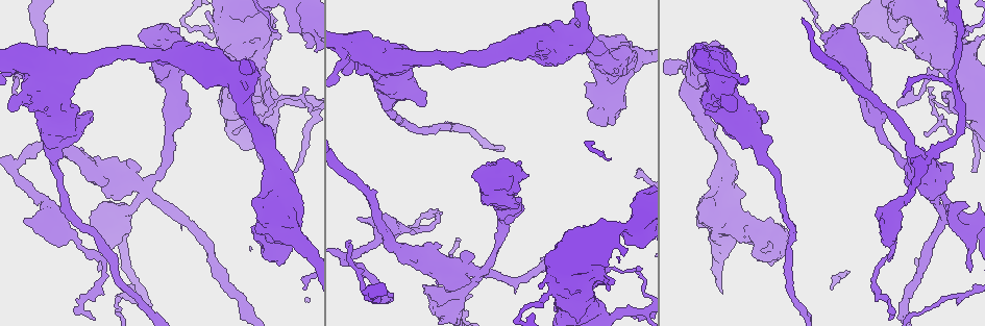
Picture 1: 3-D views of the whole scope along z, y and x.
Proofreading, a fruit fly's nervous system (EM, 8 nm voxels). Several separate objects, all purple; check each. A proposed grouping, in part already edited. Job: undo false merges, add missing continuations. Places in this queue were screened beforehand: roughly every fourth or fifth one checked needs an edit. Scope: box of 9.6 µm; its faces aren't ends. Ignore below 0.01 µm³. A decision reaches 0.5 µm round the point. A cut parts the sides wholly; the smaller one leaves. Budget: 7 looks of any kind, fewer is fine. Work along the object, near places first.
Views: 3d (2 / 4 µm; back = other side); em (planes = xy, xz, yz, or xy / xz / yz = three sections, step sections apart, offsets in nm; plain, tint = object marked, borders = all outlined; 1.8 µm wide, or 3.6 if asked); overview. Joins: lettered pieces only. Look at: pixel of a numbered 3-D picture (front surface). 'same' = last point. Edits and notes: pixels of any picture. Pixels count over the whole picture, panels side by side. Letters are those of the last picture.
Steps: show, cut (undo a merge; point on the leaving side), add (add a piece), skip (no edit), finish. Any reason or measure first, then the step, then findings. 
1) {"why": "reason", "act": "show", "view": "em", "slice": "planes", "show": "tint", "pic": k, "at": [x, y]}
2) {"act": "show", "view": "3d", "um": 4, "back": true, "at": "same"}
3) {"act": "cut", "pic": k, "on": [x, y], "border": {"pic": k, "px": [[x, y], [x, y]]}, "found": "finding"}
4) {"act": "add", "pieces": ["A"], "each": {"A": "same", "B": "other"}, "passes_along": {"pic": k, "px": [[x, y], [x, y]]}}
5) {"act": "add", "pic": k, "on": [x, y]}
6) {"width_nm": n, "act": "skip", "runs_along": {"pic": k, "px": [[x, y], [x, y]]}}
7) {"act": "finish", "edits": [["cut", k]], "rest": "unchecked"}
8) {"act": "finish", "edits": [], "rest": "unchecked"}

{"why": "calibre changes", "act": "show", "view": "3d", "um": 4, "pic": 1, "at": [144, 184]}

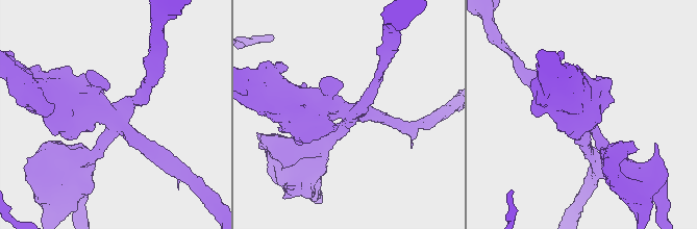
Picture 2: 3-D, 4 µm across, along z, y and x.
{"why": "need the tissue", "act": "show", "view": "em", "slice": "planes", "show": "borders", "pic": 2, "at": [114, 115]}

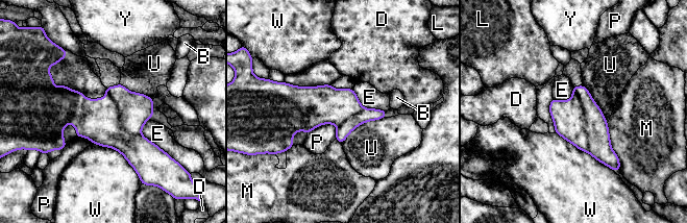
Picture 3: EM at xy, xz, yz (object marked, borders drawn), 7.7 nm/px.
{"width_nm": 280, "longest_contact_nm": ["W", 550], "act": "cut", "pic": 3, "on": [568, 116], "each": {"B": "other", "D": "other", "E": "other", "L": "other", "M": "other", "P": "other", "U": "other", "W": "other", "Y": "other"}, "found": "two cells meet here"}

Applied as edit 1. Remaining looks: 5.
{"why": "redraw", "act": "show", "view": "overview"}

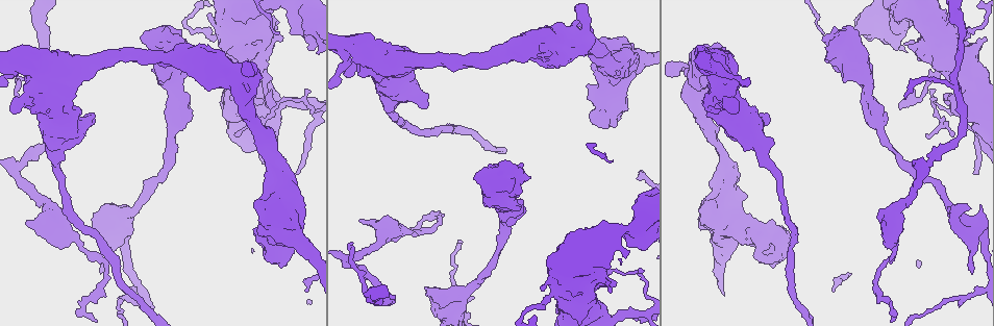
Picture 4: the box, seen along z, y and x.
{"act": "show", "view": "3d", "um": 4, "pic": 4, "at": [58, 116]}

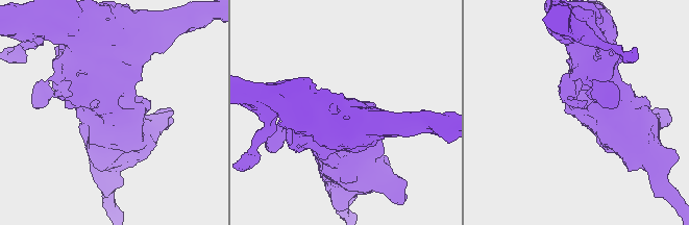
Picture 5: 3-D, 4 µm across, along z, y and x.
{"why": "shape alone is not enough", "act": "show", "view": "em", "slice": "planes", "show": "borders", "pic": 5, "at": [114, 115]}

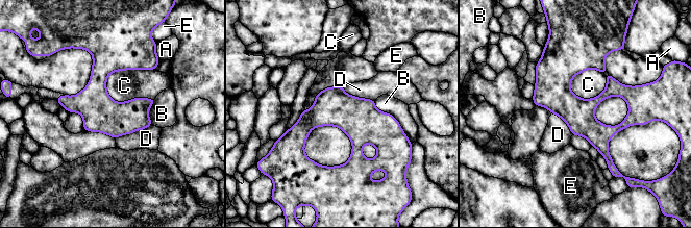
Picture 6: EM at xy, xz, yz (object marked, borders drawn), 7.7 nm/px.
{"act": "skip", "each": {"A": "other", "B": "other", "C": "other", "D": "other", "E": "other"}, "border": {"pic": 6, "px": [[154, 69], [112, 72], [109, 98]]}, "found": "continuous, no second cell"}

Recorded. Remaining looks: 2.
{"why": "branch stops here", "act": "show", "view": "em", "slice": "planes", "show": "borders", "pic": 4, "at": [519, 186]}

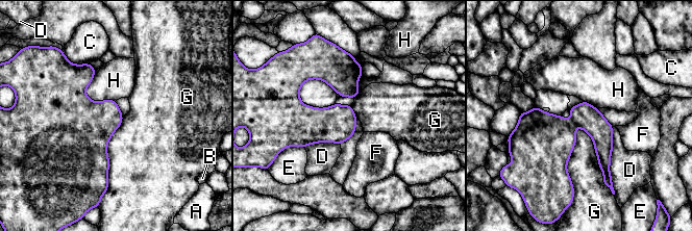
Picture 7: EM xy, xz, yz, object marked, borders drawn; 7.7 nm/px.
{"width_nm": 200, "longest_contact_nm": ["G", 500], "act": "skip", "each": {"A": "other", "B": "other", "C": "other", "D": "other", "E": "other", "F": "other", "G": "other", "H": "other"}, "found": "none of them fits"}

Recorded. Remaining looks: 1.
{"act": "finish", "edits": [["cut", 3]], "rest": "unchecked"}

